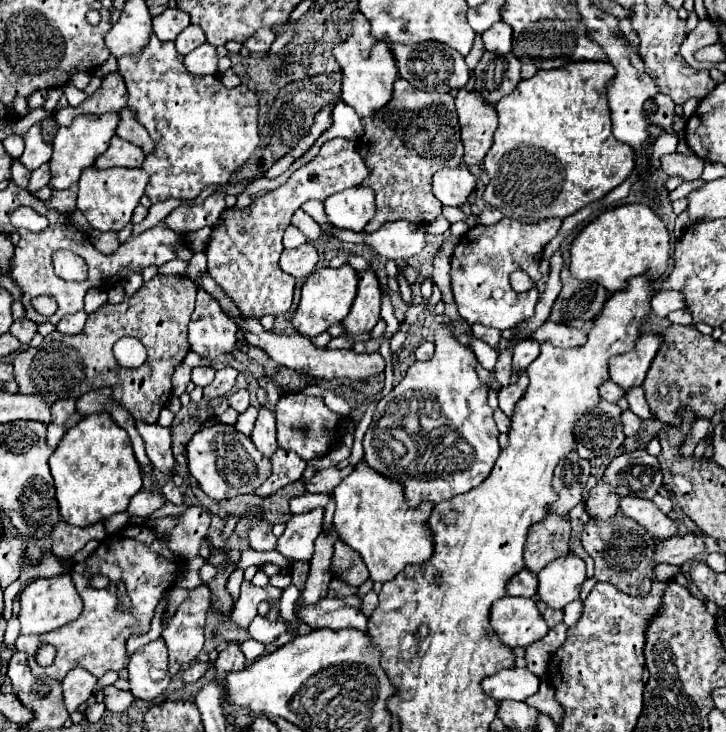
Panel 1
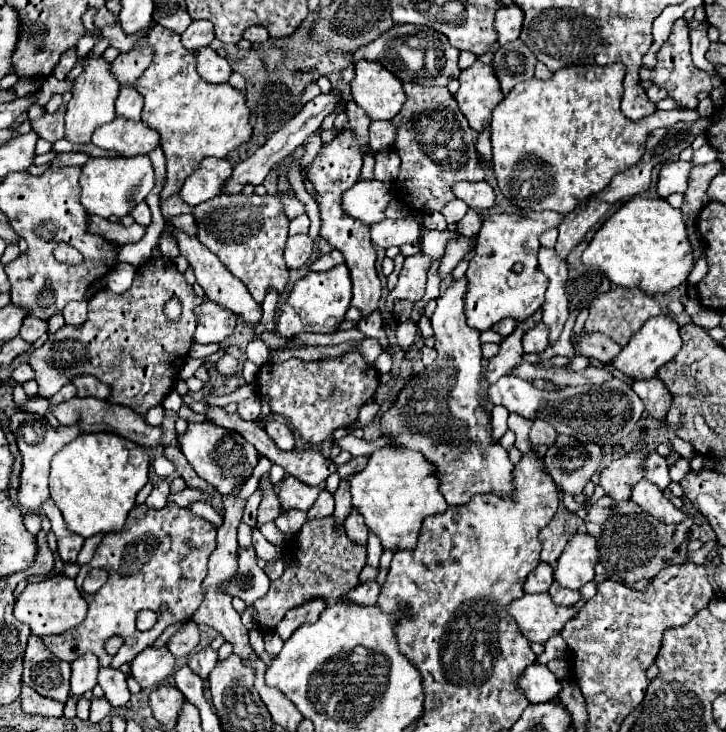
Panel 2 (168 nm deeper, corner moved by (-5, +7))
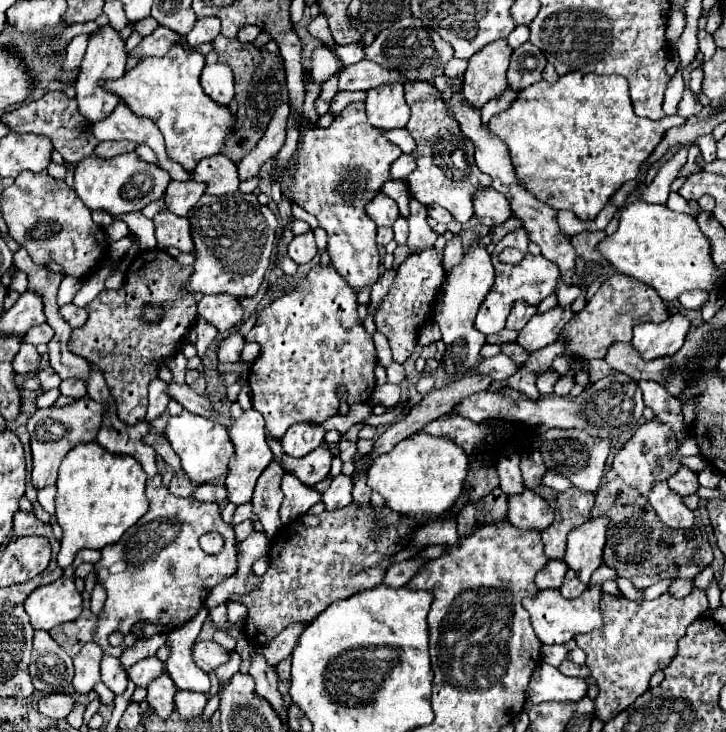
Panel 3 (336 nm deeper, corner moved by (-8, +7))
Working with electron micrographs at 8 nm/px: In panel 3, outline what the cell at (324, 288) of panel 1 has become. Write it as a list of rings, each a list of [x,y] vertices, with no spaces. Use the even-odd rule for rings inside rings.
[[[316,265],[310,269],[310,273],[304,277],[304,281],[298,285],[296,291],[292,293],[284,293],[280,295],[278,299],[274,299],[270,305],[266,305],[260,315],[258,315],[258,323],[254,325],[254,329],[246,335],[246,341],[256,341],[260,345],[260,355],[256,357],[256,361],[252,363],[252,369],[250,369],[250,389],[252,389],[252,409],[260,411],[264,421],[266,421],[266,431],[270,437],[278,439],[284,437],[284,433],[288,431],[290,425],[294,423],[300,423],[300,421],[312,421],[312,423],[322,423],[326,419],[330,419],[332,415],[338,413],[340,409],[340,397],[336,393],[338,387],[346,387],[346,403],[348,405],[354,405],[354,403],[366,403],[374,391],[374,385],[376,385],[376,377],[374,377],[374,367],[378,363],[378,357],[376,357],[376,349],[374,349],[374,341],[372,341],[372,335],[366,333],[358,313],[356,313],[356,307],[358,307],[358,301],[356,301],[356,291],[348,285],[348,281],[344,281],[336,269],[332,265]]]

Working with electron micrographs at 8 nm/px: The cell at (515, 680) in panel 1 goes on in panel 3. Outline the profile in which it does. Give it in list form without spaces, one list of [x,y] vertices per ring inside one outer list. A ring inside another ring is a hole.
[[[540,663],[530,679],[528,685],[528,701],[542,703],[542,701],[580,701],[588,691],[588,683],[584,679],[566,677],[556,667],[548,663]]]

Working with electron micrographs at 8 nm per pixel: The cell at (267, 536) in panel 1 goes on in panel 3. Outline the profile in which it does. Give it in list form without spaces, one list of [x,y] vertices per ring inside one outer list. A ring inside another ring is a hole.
[[[272,461],[264,469],[264,473],[260,475],[258,485],[254,489],[254,495],[252,495],[254,513],[262,521],[264,533],[268,537],[274,537],[282,529],[282,521],[280,521],[280,515],[278,515],[278,509],[280,509],[282,497],[284,497],[282,489],[280,489],[284,473],[286,471],[282,469],[282,465]]]

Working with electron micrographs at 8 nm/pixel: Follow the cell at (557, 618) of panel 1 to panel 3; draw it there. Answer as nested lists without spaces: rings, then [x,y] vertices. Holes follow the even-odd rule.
[[[568,569],[568,573],[566,573],[566,579],[564,579],[564,585],[562,585],[562,589],[560,589],[560,593],[562,593],[564,597],[568,597],[568,599],[572,599],[572,597],[580,597],[584,589],[586,589],[586,583],[582,583],[582,581],[578,581],[578,577],[576,577],[576,573],[574,573],[572,569]]]

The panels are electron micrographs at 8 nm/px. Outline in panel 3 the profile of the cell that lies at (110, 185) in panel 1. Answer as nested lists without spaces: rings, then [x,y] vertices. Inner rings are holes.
[[[124,153],[110,159],[90,155],[74,165],[74,189],[78,197],[88,205],[88,209],[100,209],[112,215],[142,211],[148,203],[158,201],[166,193],[168,183],[170,175],[164,169],[142,161],[136,153]]]

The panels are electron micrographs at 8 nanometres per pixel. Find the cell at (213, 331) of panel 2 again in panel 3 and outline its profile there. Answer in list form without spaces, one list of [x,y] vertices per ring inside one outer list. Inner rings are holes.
[[[228,293],[204,295],[198,303],[198,315],[208,319],[220,333],[228,333],[242,321],[242,305]]]

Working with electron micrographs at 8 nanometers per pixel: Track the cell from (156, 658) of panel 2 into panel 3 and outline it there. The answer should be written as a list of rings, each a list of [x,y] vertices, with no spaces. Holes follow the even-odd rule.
[[[156,657],[142,659],[142,661],[138,661],[136,665],[132,665],[132,667],[126,669],[128,679],[134,681],[136,687],[146,687],[146,685],[148,685],[150,681],[154,681],[162,671],[164,671],[164,663],[158,661]]]

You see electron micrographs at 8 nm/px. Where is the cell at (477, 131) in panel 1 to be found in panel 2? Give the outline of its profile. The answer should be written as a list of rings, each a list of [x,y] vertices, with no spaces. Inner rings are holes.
[[[475,61],[469,69],[461,71],[459,83],[461,87],[455,93],[455,99],[461,107],[461,113],[469,121],[469,127],[475,133],[481,133],[489,125],[491,111],[503,99],[493,67]]]

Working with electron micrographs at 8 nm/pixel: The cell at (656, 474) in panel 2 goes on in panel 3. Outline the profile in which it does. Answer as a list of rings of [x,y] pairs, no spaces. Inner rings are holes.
[[[680,467],[678,473],[668,479],[668,485],[670,485],[670,489],[674,489],[682,497],[694,495],[700,489],[696,473],[692,473],[688,467]]]

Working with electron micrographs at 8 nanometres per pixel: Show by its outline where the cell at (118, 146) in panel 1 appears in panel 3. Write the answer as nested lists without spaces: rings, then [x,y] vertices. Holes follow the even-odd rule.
[[[118,103],[116,109],[104,121],[96,121],[92,133],[98,141],[126,139],[126,141],[148,145],[158,155],[158,167],[166,169],[172,175],[172,179],[176,179],[176,181],[192,179],[192,173],[186,173],[182,165],[176,165],[176,161],[172,161],[166,155],[164,137],[162,137],[160,129],[156,127],[156,123],[146,117],[138,117],[124,103]]]

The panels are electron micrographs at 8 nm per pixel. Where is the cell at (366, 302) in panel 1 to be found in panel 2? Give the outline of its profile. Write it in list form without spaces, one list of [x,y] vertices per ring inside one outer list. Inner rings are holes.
[[[353,101],[347,103],[347,115],[353,133],[339,133],[331,143],[323,145],[317,159],[309,165],[309,179],[313,181],[315,191],[319,193],[319,209],[321,209],[321,237],[325,237],[335,249],[339,249],[345,257],[345,265],[351,271],[351,281],[353,281],[353,299],[351,305],[357,307],[363,317],[369,317],[373,311],[379,307],[381,299],[381,281],[377,277],[375,269],[375,247],[369,239],[369,225],[349,217],[341,209],[341,193],[349,187],[353,187],[359,179],[361,173],[361,147],[369,143],[369,117],[361,107],[357,107]]]

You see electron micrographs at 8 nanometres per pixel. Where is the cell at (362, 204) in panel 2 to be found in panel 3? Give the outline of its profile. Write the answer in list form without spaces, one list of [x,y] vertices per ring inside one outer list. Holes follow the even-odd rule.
[[[378,193],[366,207],[370,219],[376,223],[376,225],[384,225],[384,227],[392,227],[394,221],[400,217],[400,211],[398,211],[398,205],[394,199],[390,199],[388,195],[384,193]]]

